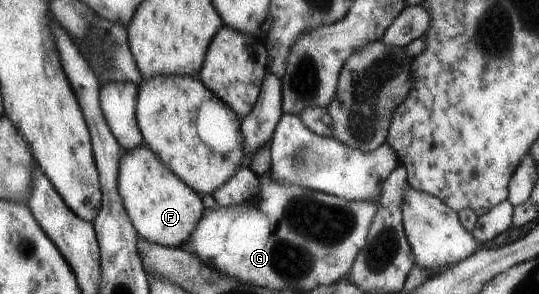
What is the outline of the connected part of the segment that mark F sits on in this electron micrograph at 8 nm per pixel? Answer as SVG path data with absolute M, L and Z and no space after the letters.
M146 142L123 151L118 168L118 192L140 238L166 248L183 248L205 209L201 194L184 184Z

